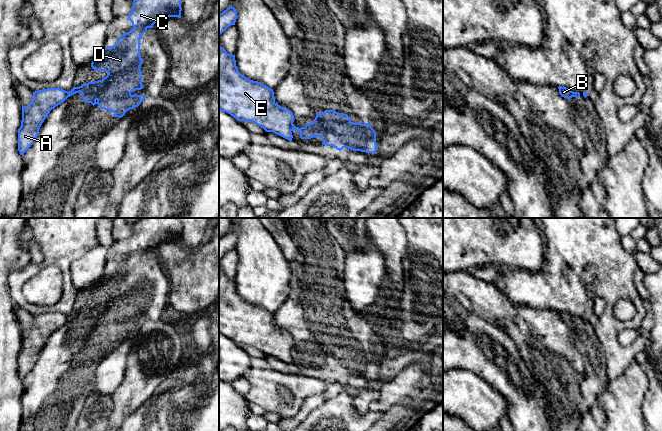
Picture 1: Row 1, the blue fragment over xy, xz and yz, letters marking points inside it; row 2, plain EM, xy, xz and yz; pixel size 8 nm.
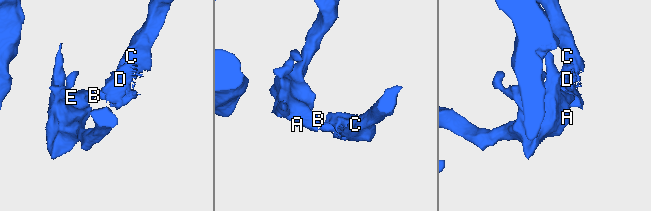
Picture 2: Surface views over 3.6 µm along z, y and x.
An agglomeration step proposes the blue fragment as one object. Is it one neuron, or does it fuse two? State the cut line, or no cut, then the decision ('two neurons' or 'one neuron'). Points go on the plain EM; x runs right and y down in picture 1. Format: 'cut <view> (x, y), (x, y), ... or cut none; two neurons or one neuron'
cut xz (292, 347), (290, 354); two neurons

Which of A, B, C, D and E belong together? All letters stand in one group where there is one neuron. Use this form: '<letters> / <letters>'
A B E / C D

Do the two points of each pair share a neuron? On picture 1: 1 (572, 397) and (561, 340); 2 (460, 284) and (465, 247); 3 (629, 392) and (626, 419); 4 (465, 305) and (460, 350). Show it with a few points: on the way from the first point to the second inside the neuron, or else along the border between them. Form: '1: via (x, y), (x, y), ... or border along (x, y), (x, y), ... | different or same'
1: via (569, 383), (568, 354) | same
2: border along (453, 270), (468, 271) | different
3: via (629, 399), (629, 412) | same
4: border along (479, 317), (469, 312), (465, 331), (453, 332) | different

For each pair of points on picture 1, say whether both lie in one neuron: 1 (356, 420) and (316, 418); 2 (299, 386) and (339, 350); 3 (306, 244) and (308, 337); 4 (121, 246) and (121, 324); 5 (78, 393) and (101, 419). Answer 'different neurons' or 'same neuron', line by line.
1: same neuron
2: different neurons
3: same neuron
4: same neuron
5: different neurons

